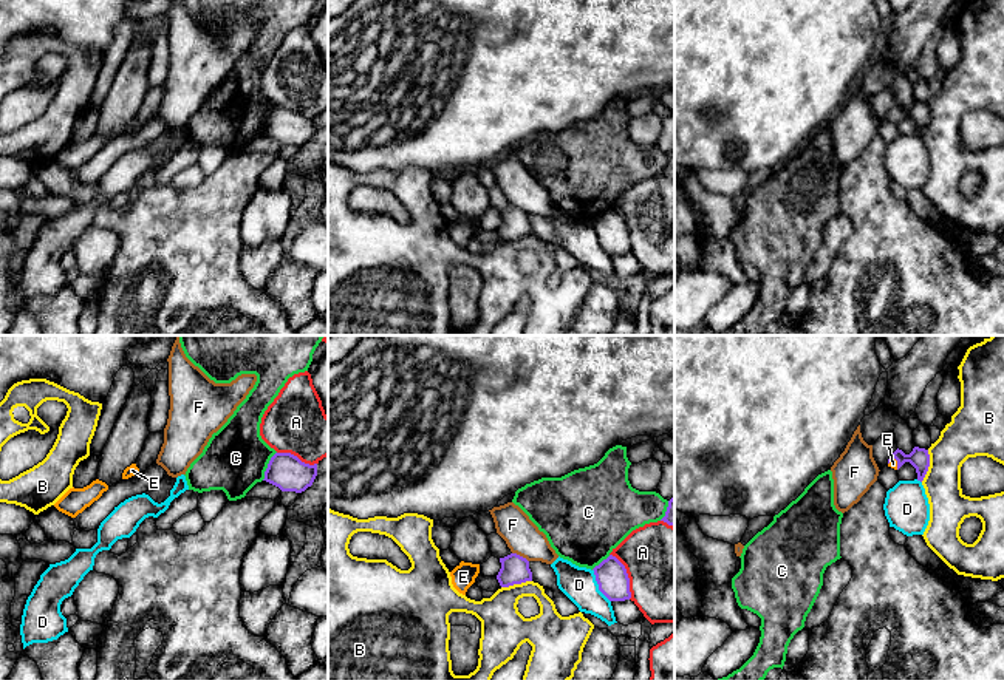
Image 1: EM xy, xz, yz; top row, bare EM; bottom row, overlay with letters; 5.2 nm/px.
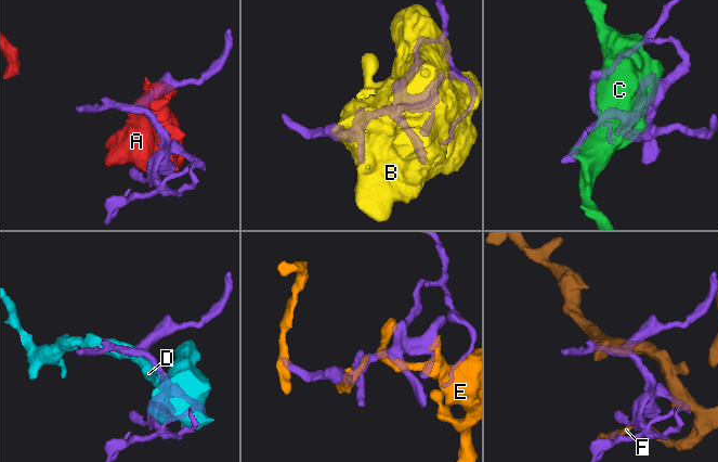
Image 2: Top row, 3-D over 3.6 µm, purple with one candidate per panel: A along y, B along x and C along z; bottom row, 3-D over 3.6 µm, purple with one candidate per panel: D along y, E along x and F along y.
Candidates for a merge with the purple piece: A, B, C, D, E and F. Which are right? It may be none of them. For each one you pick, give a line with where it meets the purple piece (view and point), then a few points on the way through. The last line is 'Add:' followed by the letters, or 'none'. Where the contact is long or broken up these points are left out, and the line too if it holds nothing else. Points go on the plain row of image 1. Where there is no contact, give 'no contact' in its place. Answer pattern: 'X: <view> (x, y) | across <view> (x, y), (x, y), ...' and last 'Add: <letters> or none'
E: yz (898, 118) | across yz (919, 112), (904, 112), (898, 118), (893, 118)
Add: E

